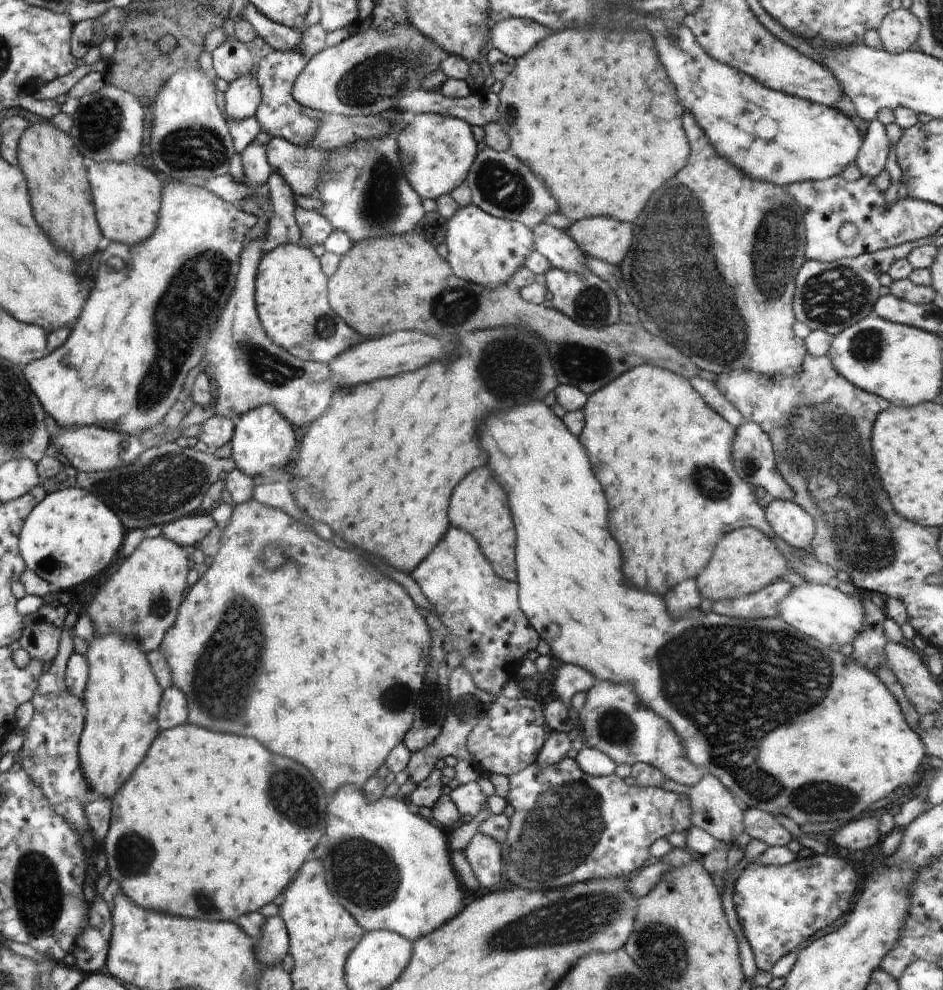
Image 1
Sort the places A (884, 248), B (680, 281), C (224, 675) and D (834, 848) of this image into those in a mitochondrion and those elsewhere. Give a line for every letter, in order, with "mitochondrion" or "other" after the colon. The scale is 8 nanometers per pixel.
A: other
B: mitochondrion
C: mitochondrion
D: other

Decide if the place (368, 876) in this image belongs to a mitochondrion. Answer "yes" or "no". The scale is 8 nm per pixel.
yes

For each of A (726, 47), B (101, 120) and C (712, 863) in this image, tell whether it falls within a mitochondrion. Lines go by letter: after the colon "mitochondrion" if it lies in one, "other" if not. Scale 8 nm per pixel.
A: other
B: mitochondrion
C: other

